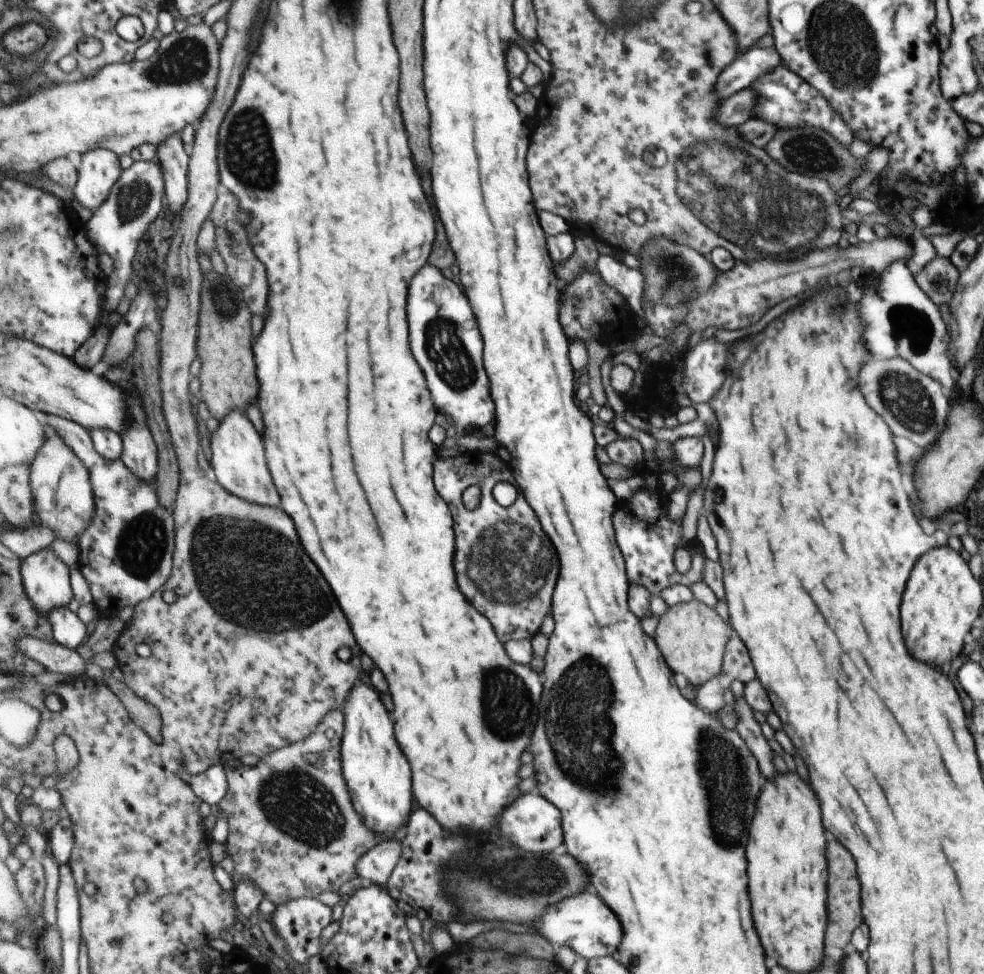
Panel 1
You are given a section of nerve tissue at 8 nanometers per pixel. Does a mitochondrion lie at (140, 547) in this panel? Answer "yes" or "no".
yes

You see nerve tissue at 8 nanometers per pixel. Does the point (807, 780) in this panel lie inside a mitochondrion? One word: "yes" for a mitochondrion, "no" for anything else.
no

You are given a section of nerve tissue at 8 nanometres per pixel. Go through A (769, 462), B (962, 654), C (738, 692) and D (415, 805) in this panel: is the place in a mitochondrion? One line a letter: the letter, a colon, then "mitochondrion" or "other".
A: other
B: other
C: other
D: other

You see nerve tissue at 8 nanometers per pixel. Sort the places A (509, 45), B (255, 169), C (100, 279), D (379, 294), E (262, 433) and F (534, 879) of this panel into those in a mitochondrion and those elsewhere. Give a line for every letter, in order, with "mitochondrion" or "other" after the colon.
A: other
B: mitochondrion
C: other
D: other
E: other
F: mitochondrion

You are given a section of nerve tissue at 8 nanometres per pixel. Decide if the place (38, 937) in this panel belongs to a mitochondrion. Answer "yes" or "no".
no

